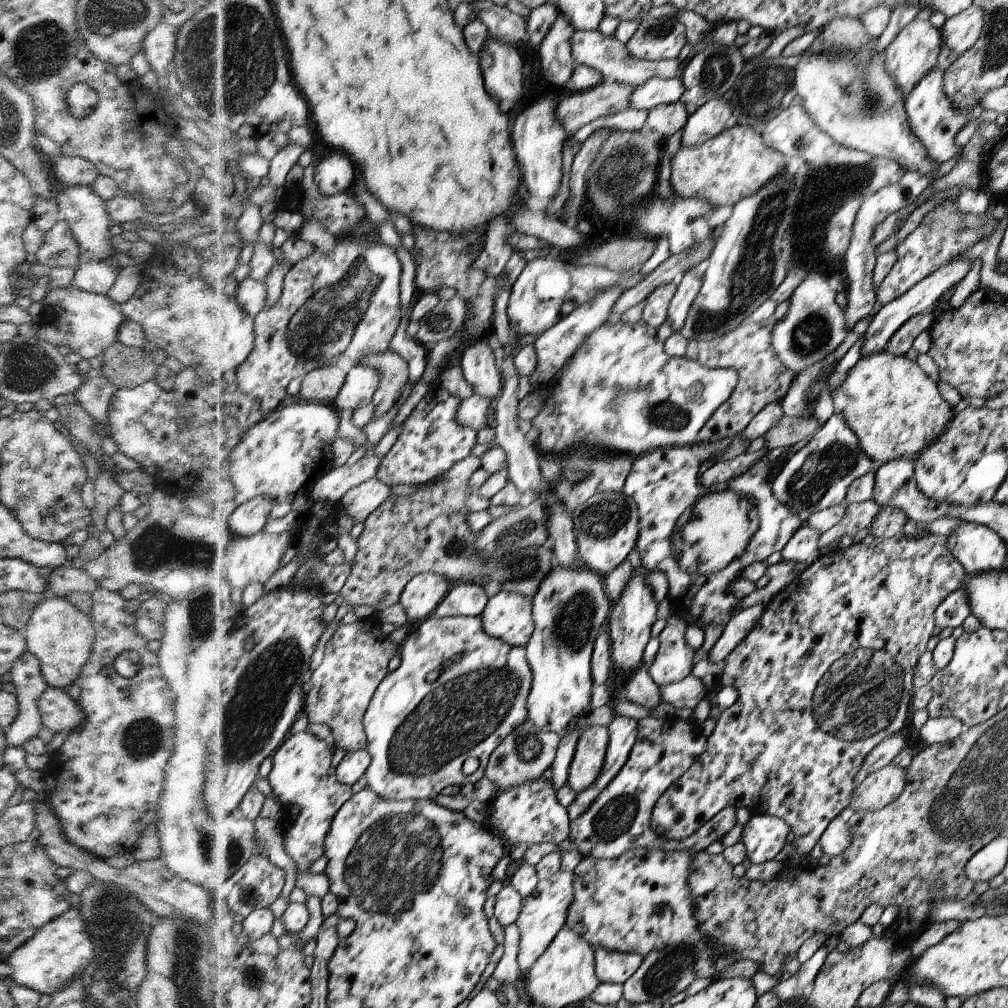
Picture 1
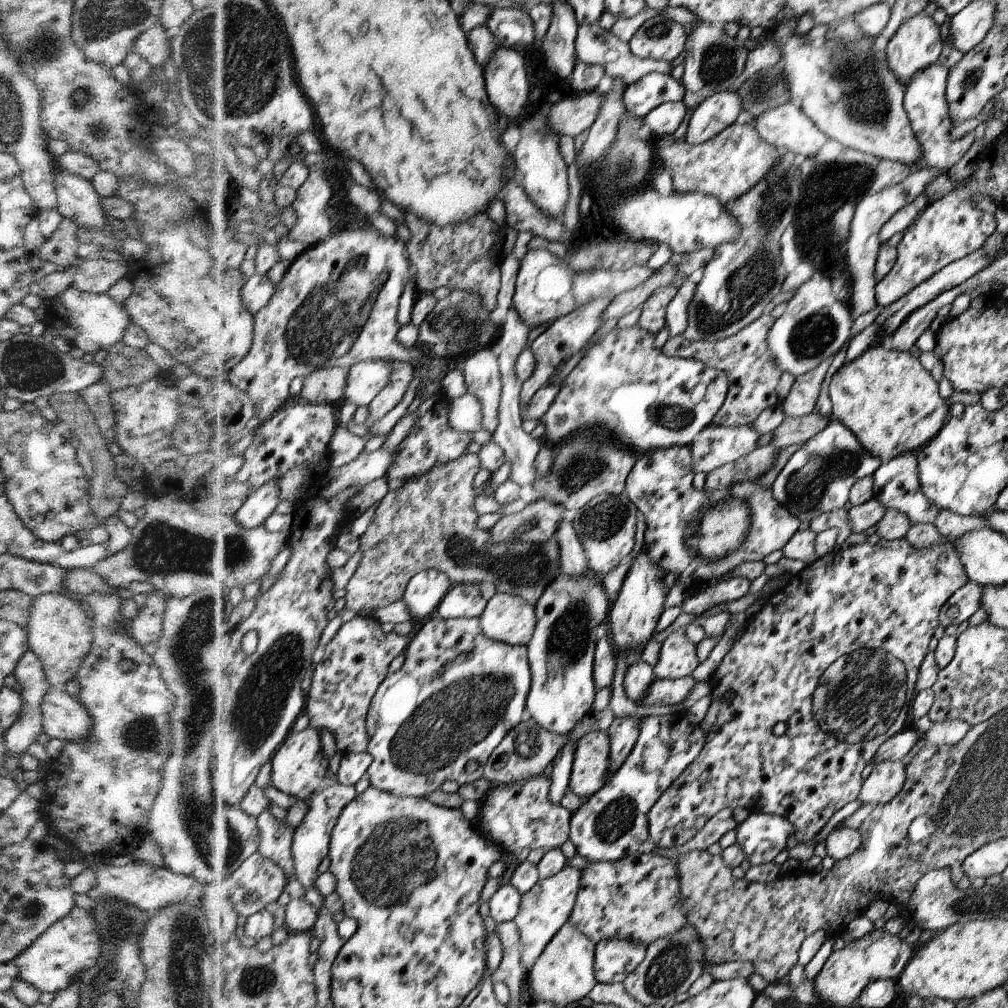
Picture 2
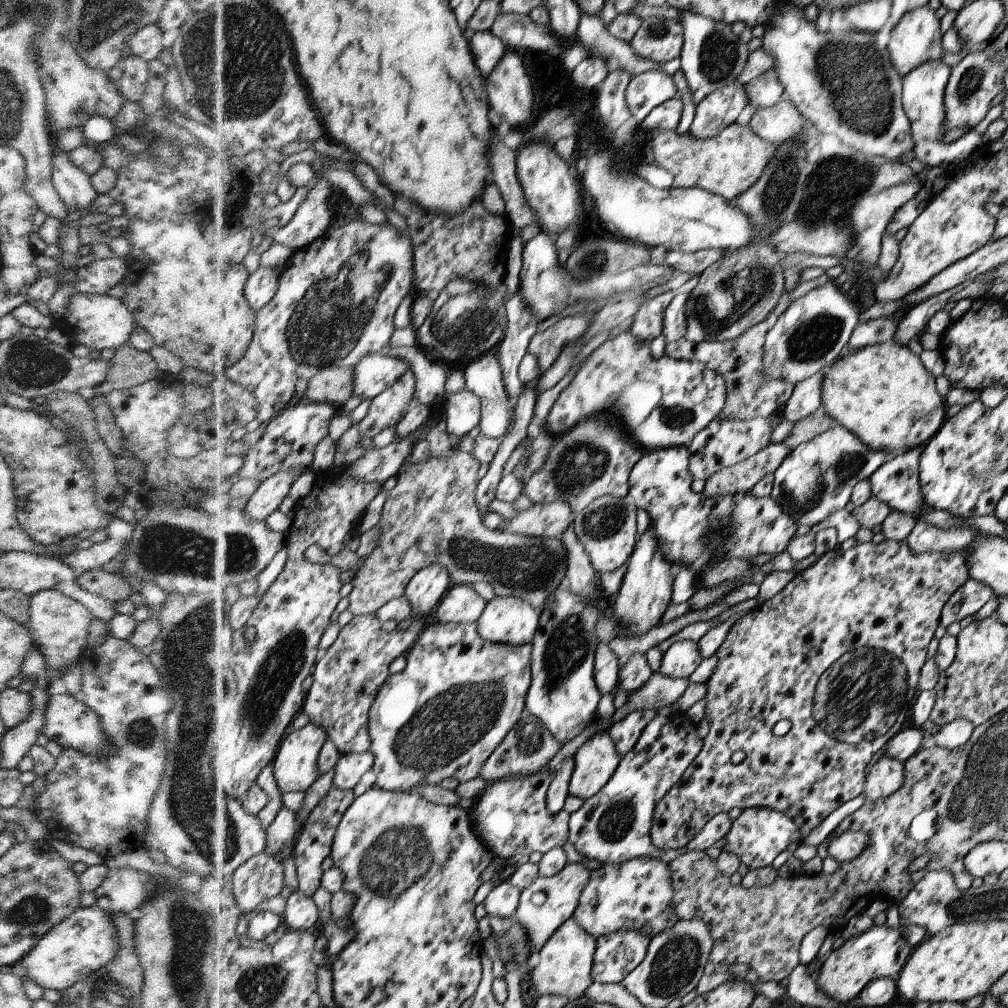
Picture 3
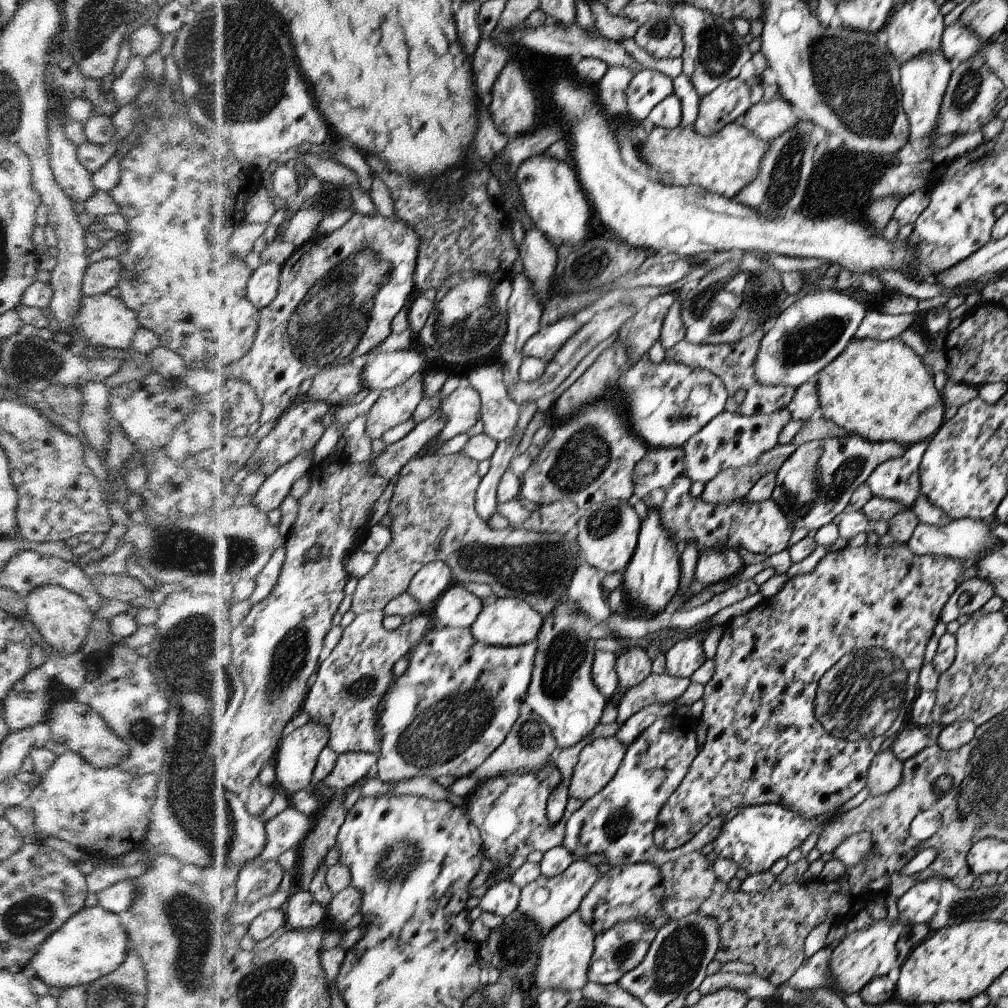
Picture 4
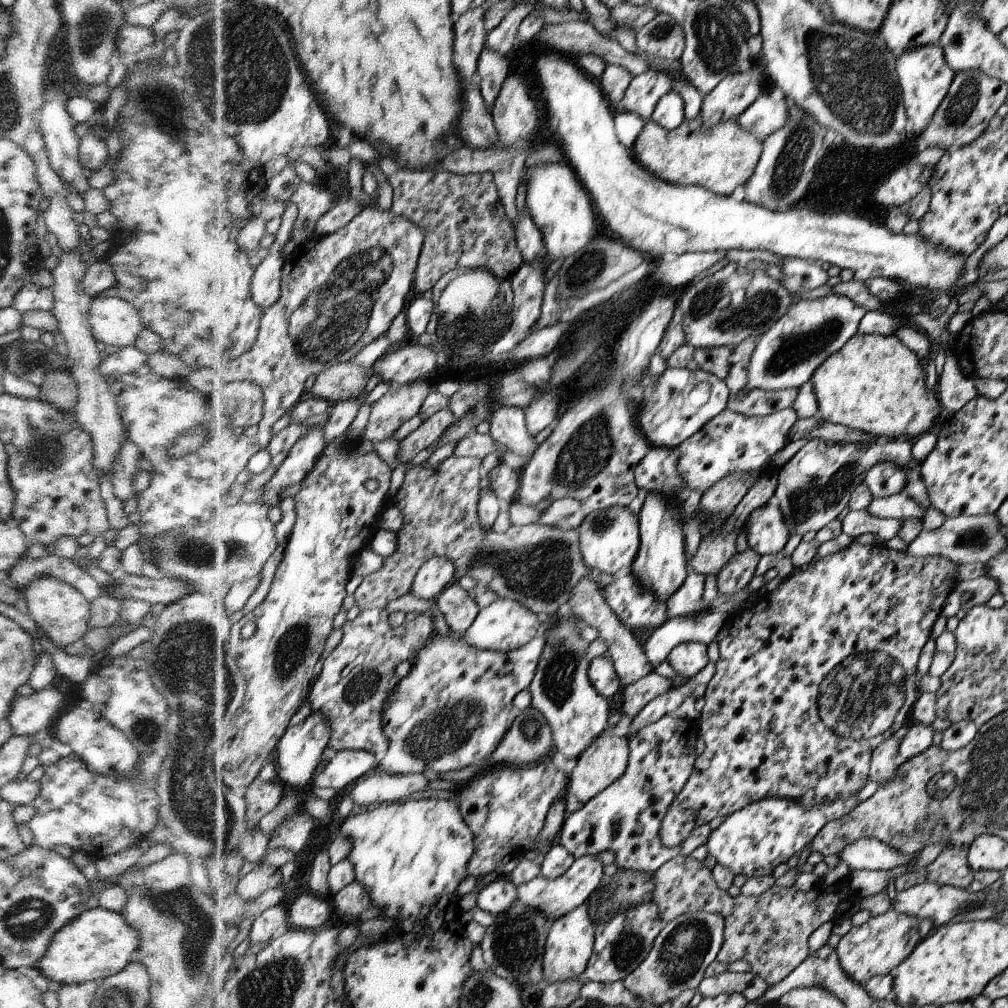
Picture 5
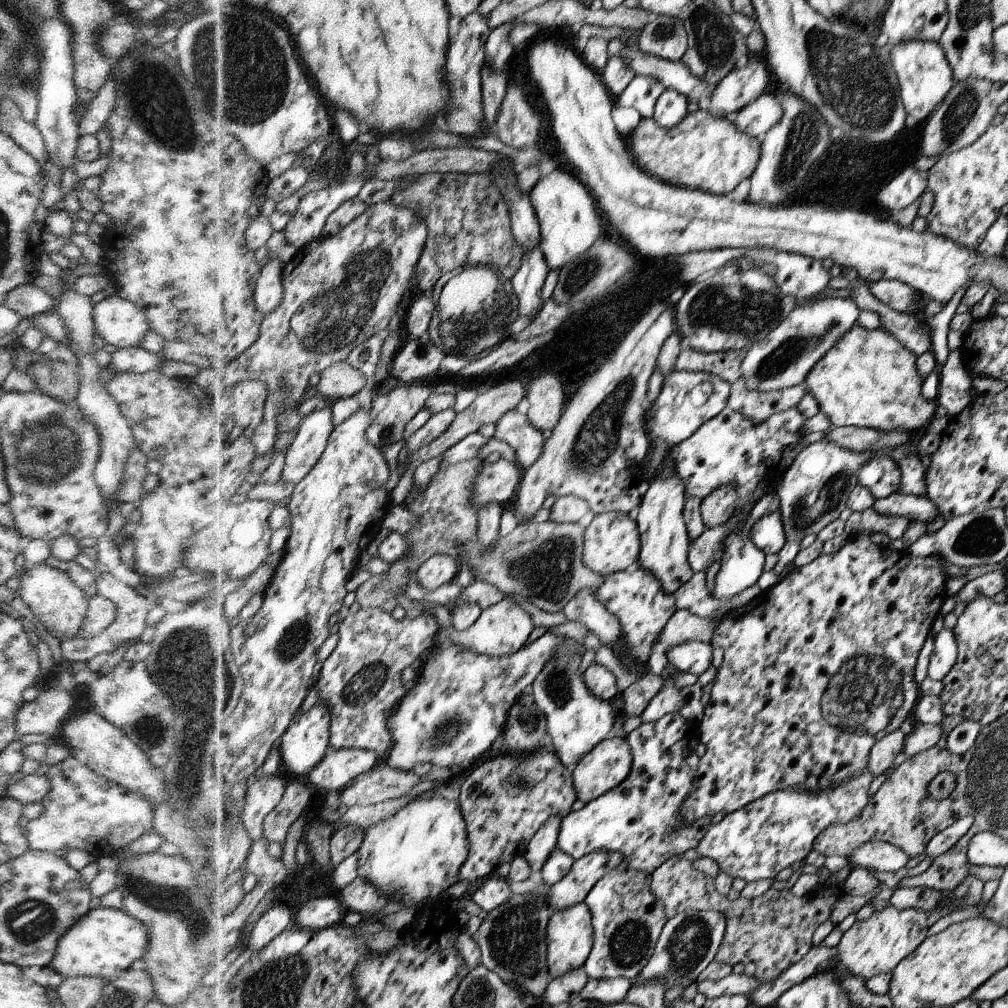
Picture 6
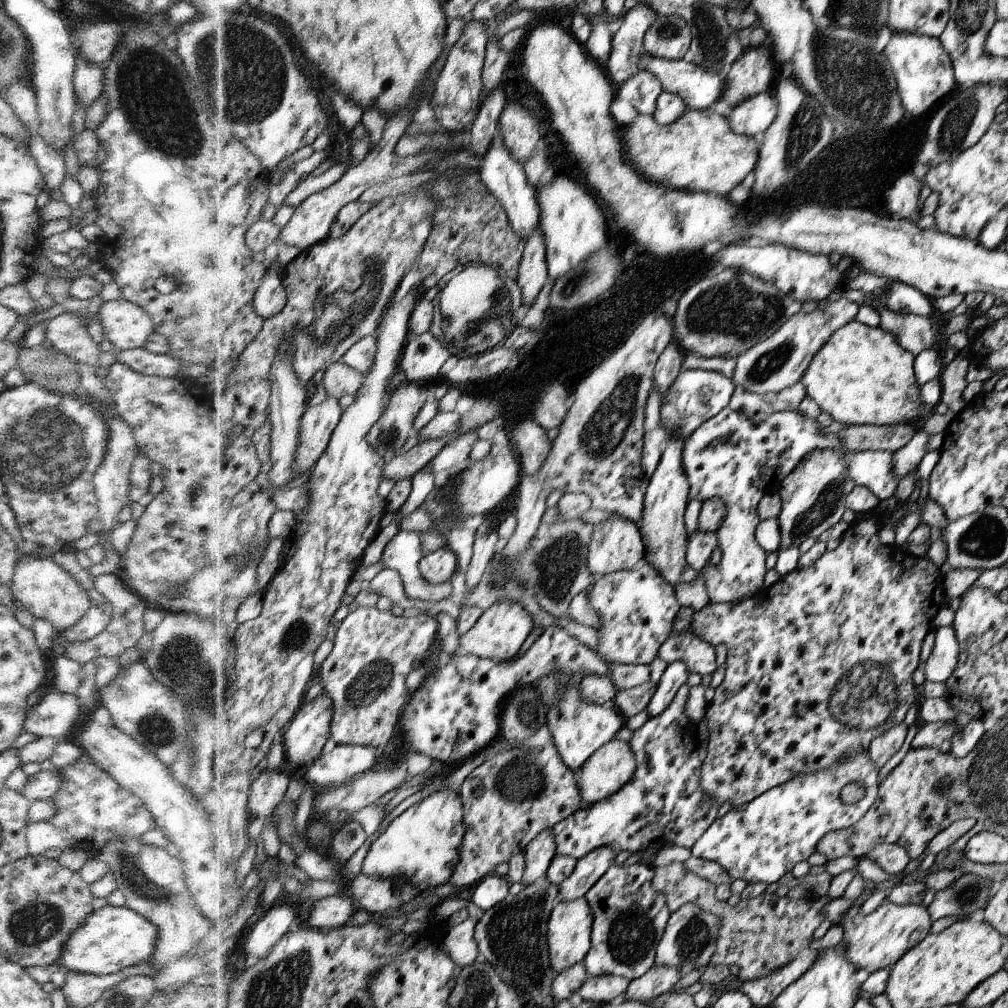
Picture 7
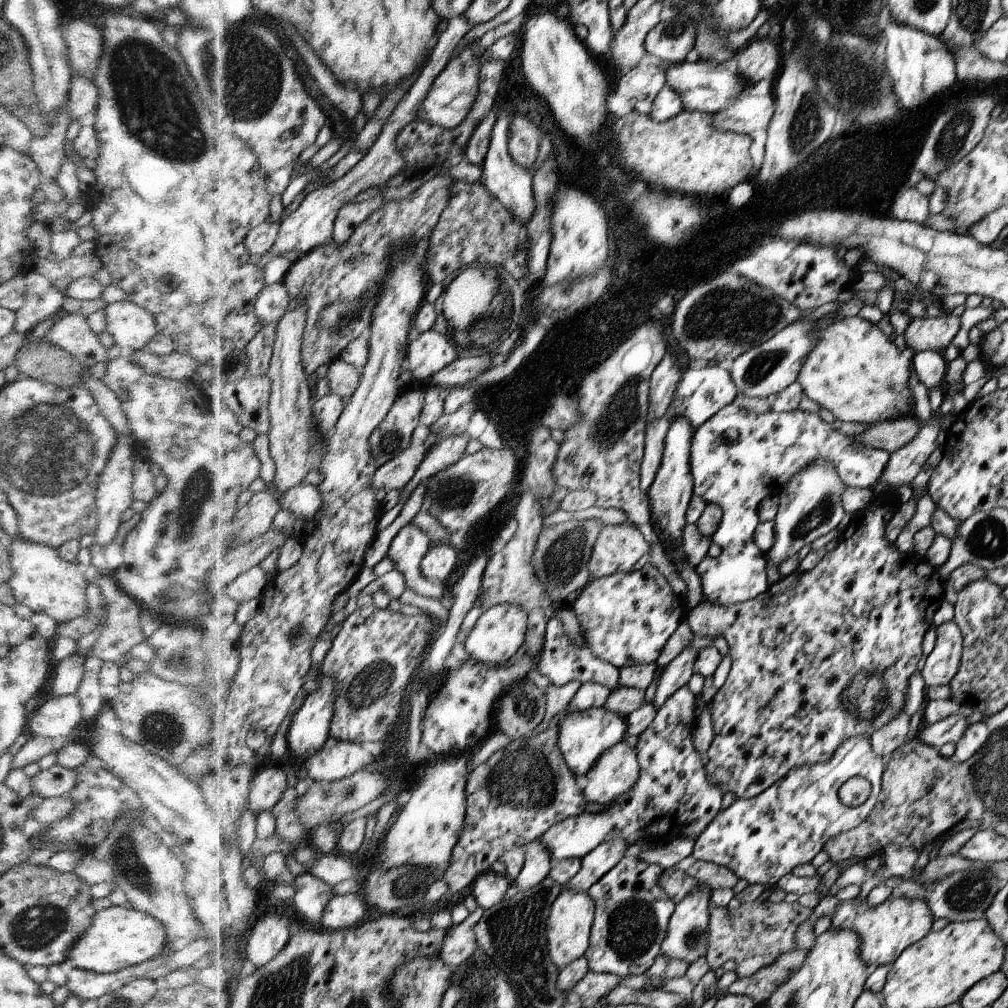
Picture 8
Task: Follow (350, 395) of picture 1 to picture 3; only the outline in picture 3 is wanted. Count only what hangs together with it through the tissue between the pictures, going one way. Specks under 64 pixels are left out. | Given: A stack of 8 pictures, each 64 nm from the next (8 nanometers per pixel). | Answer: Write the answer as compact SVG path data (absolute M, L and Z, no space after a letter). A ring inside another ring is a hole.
M374 355L363 359L355 369L355 389L353 396L360 396L361 400L378 398L383 392L392 388L408 371L412 371L413 365L409 361L390 355Z

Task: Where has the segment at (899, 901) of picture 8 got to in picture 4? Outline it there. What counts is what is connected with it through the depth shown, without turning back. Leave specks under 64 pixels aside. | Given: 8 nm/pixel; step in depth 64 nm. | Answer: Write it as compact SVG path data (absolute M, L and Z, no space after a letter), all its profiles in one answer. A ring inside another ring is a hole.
M887 918L872 921L866 928L848 933L842 942L831 952L829 970L835 977L833 984L844 993L859 993L873 978L886 976L892 968L900 968L908 955L916 949L910 939L912 926L902 920Z

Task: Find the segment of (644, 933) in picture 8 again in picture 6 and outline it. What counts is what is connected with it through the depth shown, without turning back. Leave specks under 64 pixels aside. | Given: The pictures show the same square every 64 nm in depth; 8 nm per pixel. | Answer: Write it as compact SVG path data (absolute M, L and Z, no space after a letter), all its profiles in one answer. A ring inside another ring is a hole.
M615 868L609 870L598 880L593 890L586 896L584 901L592 909L594 936L592 954L589 955L583 966L588 978L602 980L622 977L632 980L632 978L640 975L646 963L652 958L657 946L657 940L660 938L668 919L664 915L662 900L652 895L649 885L650 874L630 868L620 872Z

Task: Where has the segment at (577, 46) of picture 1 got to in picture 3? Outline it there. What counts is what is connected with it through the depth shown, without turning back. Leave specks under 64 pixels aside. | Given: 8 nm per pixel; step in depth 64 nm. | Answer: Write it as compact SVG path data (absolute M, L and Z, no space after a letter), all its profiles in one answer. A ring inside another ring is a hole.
M581 13L577 40L587 47L589 56L606 62L611 69L628 71L632 77L648 71L660 71L663 63L639 57L629 43L614 38L603 25L599 15Z

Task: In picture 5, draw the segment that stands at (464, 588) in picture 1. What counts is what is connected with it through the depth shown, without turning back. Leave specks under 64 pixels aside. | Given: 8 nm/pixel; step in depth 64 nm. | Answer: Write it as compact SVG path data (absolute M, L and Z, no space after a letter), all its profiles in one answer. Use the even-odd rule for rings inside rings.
M458 582L442 592L437 601L447 624L456 632L467 631L481 609L474 597Z

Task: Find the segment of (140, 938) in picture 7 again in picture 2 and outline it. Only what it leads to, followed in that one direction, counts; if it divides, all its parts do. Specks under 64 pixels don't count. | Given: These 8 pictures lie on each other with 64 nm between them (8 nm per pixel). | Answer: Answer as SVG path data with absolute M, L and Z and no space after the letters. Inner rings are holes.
M74 907L64 918L51 924L28 948L14 959L19 973L16 978L40 990L52 994L65 989L80 974L97 961L101 951L101 937L97 933L97 922L89 910Z

